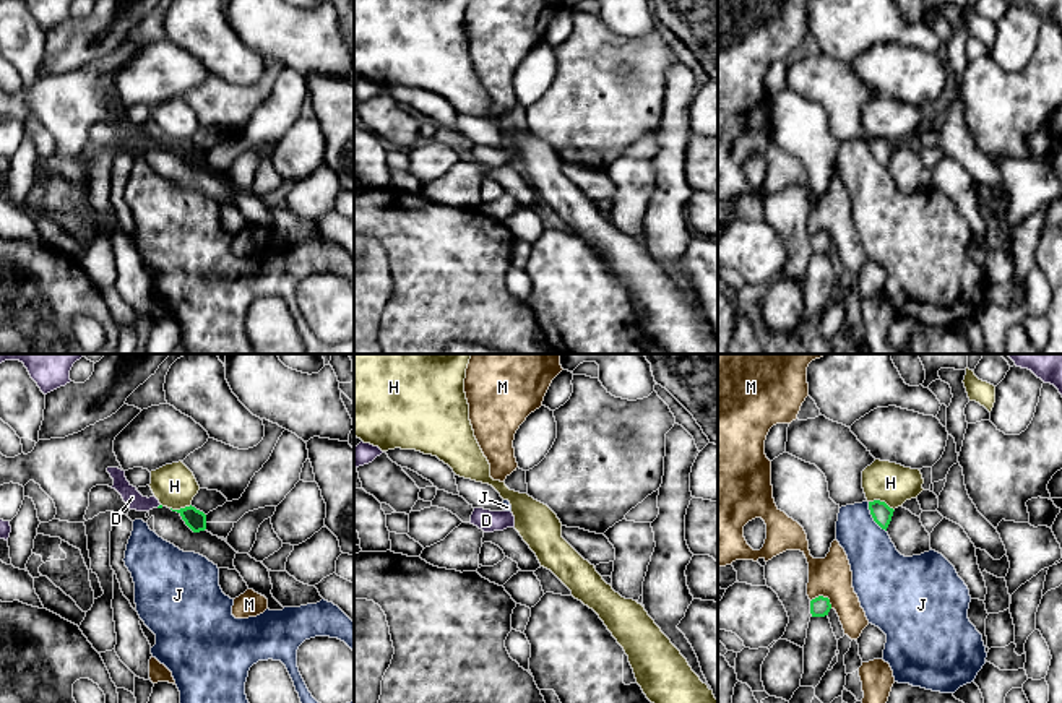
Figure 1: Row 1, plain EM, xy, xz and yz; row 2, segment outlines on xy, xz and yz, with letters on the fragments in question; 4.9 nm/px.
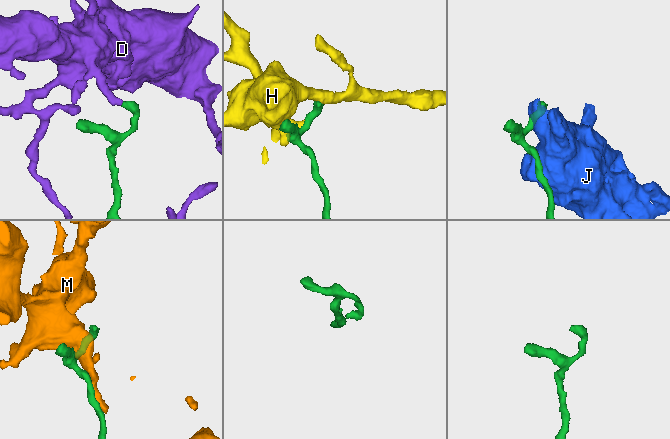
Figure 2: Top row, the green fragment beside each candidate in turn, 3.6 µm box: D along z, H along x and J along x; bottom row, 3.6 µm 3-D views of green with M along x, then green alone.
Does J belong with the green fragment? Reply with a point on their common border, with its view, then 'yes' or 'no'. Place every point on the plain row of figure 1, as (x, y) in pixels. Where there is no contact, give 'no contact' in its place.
contact yz (872, 153); no

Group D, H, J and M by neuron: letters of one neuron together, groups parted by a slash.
D / H / J / M

